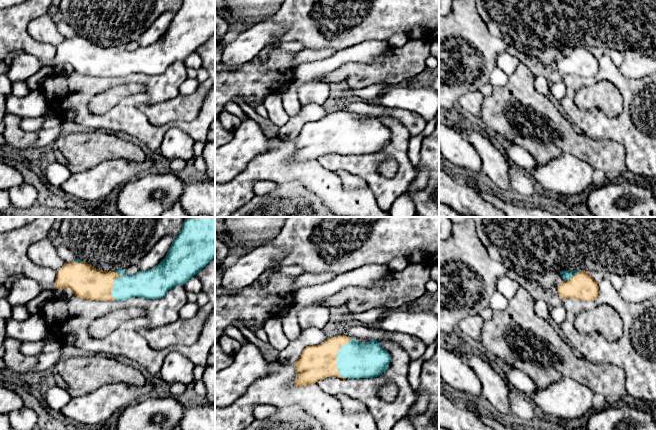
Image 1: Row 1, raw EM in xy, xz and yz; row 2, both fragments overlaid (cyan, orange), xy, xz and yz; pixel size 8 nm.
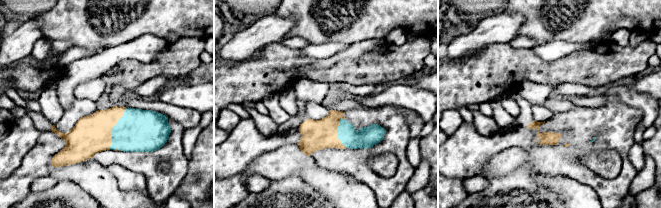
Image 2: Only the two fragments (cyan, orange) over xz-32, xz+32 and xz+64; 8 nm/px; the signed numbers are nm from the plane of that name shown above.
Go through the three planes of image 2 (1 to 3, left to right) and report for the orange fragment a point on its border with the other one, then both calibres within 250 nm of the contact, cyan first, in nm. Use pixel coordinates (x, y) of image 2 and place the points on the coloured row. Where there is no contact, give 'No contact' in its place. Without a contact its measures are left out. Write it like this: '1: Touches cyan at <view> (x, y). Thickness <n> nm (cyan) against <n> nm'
1: Touches cyan at xz-32 (112, 129). Thickness 340 nm (cyan) against 300 nm
2: Touches cyan at xz+32 (337, 133). Thickness 170 nm (cyan) against 240 nm
3: No contact

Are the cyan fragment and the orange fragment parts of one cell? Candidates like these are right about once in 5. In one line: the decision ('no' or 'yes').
yes

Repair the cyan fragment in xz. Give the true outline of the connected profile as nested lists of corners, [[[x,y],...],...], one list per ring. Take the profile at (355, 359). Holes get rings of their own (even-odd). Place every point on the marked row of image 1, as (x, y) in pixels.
[[[336,335],[317,345],[306,346],[294,362],[297,387],[315,384],[327,377],[373,378],[389,367],[391,355],[377,340],[359,342]]]

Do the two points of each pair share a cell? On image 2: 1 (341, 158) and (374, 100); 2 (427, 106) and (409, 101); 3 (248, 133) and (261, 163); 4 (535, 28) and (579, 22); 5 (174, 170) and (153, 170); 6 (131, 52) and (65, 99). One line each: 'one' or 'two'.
1: two
2: one
3: two
4: one
5: one
6: one

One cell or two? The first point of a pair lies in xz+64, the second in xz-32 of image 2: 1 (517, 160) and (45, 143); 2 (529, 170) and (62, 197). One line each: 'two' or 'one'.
1: one
2: one

